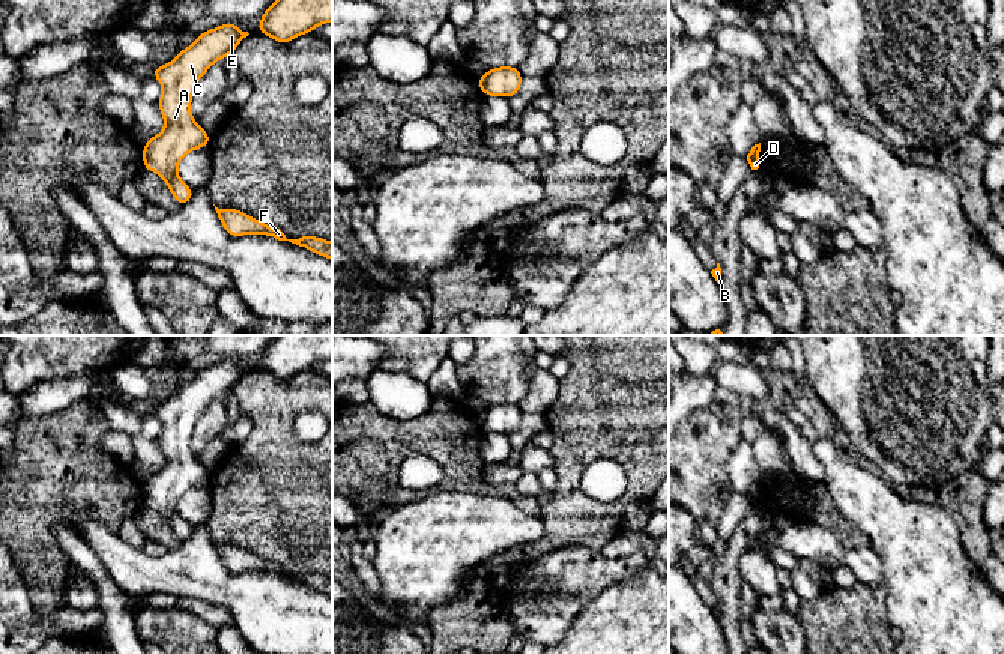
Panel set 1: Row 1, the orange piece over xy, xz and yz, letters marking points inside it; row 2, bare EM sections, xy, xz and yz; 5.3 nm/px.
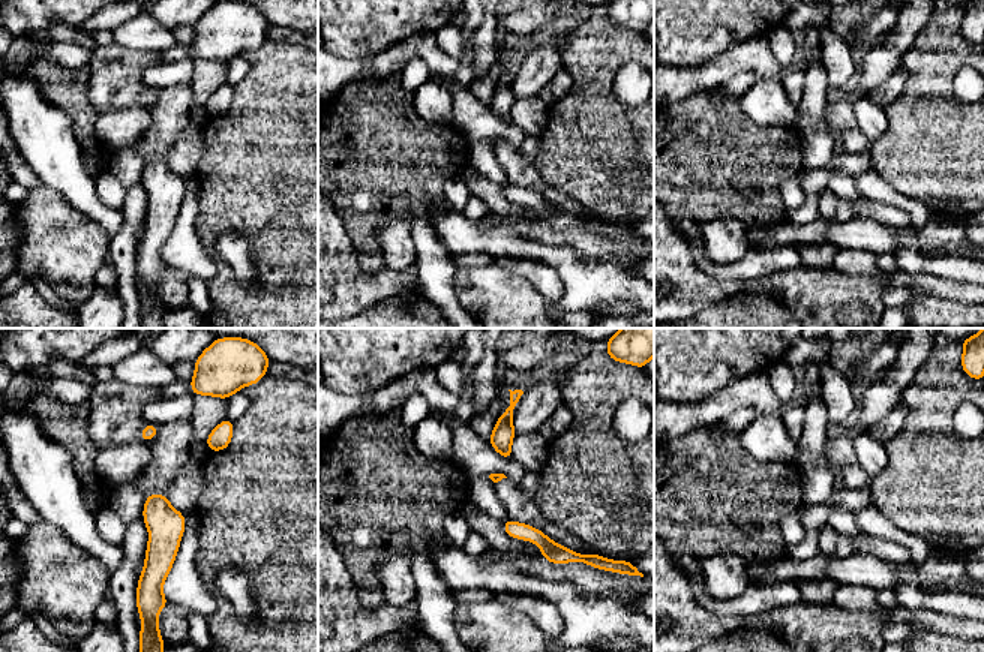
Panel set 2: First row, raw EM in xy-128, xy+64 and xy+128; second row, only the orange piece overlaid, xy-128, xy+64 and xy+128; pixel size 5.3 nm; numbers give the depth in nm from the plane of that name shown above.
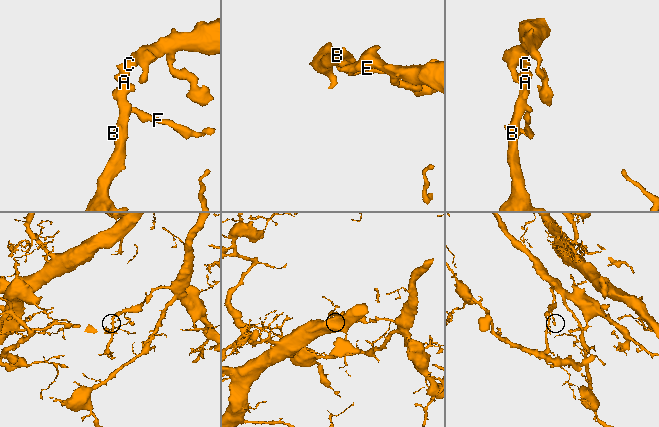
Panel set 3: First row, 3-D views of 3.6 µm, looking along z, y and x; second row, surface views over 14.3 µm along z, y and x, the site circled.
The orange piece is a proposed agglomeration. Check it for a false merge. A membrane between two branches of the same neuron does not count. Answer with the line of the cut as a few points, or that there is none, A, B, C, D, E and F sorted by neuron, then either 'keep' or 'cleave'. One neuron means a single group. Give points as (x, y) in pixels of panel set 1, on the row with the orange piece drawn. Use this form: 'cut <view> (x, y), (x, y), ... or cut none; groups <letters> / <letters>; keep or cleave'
cut none; groups A B C D E F; keep

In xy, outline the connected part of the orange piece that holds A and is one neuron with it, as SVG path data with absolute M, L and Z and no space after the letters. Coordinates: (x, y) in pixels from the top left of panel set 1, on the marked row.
M224 23L197 35L195 42L180 50L174 60L152 68L162 84L156 105L165 128L143 144L143 168L167 183L180 207L192 200L194 189L179 177L177 165L189 152L210 144L210 135L192 119L192 93L207 69L231 56L248 35L237 24Z

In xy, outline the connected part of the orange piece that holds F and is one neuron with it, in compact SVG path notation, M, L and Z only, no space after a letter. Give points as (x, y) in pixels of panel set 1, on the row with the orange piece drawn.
M216 206L215 210L224 230L233 238L251 233L271 236L278 241L289 241L310 250L314 254L332 260L332 242L320 236L302 236L299 239L287 239L280 229L265 224L245 212L236 210L233 207L218 209Z

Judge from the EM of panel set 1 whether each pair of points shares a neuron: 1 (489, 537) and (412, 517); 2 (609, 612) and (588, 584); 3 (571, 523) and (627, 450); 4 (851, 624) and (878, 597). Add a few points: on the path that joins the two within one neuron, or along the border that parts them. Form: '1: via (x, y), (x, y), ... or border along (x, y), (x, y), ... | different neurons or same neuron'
1: via (469, 531), (432, 531) | same neuron
2: border along (629, 579), (609, 585), (573, 621) | different neurons
3: via (568, 496), (570, 471), (591, 450), (600, 450) | same neuron
4: via (858, 620), (873, 605) | same neuron

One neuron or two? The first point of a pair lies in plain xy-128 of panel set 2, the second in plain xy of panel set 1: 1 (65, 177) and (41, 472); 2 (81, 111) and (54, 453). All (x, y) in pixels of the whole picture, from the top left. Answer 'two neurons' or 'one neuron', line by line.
1: two neurons
2: one neuron

